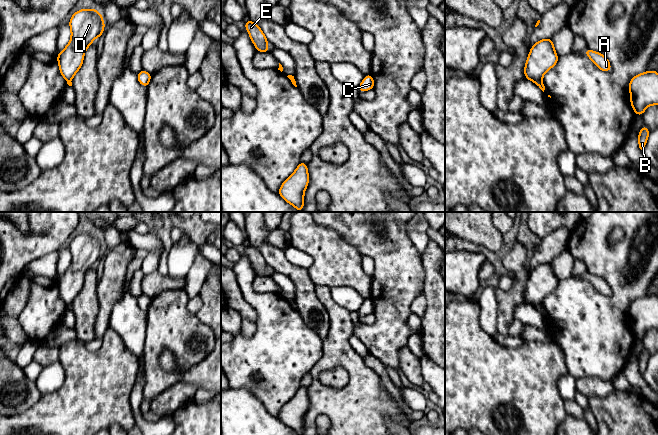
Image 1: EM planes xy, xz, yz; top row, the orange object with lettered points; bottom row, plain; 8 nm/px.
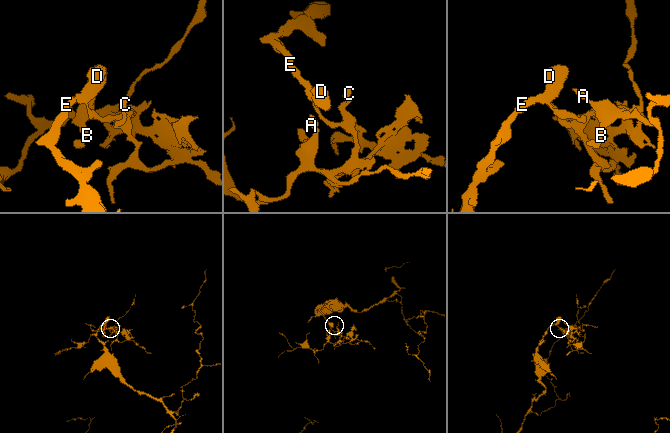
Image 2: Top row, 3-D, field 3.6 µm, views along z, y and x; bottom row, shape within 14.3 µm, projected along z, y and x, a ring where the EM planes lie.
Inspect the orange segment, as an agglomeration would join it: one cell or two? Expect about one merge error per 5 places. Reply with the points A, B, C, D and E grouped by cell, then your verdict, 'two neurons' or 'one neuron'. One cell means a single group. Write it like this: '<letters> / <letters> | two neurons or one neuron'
A B C / D E | two neurons

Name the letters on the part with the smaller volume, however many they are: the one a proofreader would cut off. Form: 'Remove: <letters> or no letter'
Remove: A, B, C

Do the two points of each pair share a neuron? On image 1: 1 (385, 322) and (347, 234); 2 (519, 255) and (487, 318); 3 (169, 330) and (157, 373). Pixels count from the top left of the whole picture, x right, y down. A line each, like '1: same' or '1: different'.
1: same
2: different
3: same

